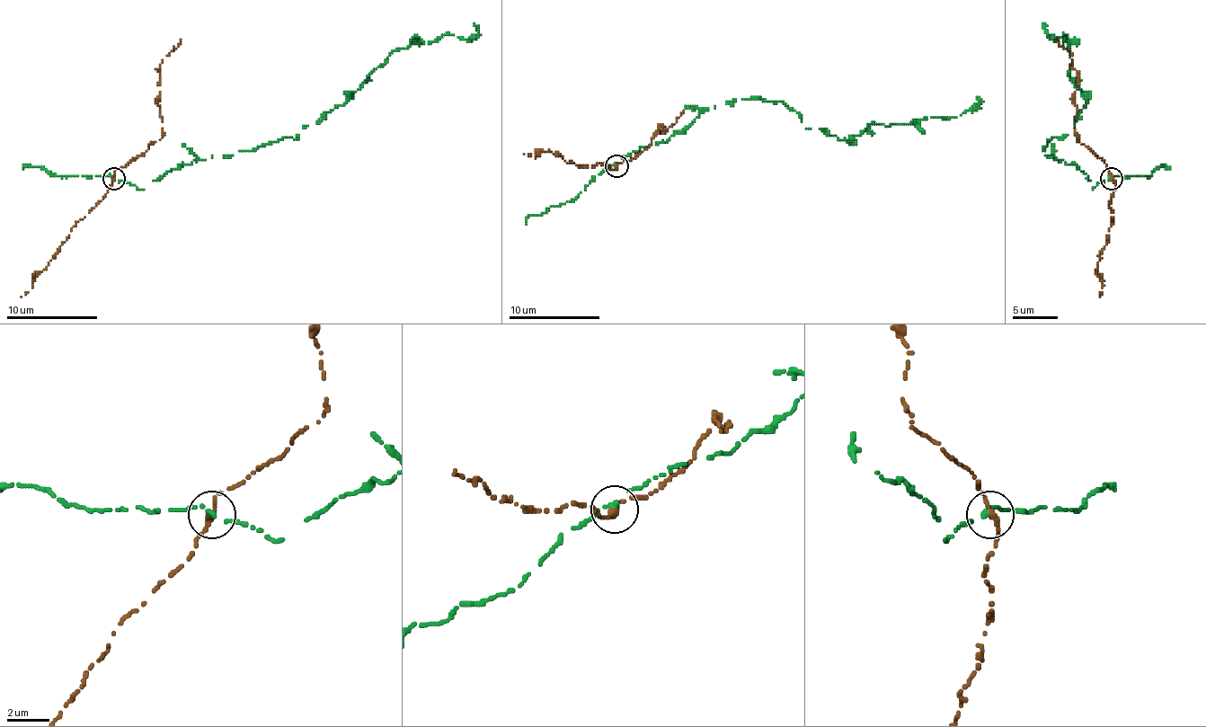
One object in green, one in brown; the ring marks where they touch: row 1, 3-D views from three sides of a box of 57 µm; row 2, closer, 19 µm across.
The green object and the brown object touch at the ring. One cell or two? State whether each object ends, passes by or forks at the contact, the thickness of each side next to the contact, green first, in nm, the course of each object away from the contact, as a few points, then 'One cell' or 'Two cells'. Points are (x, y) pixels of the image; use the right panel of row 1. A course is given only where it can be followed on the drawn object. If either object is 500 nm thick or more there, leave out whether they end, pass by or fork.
At the ring green passes by. At the ring brown passes by. Thickness 180 nm (green) against 240 nm. Course of green: (1111, 178), (1093, 190), (1045, 155), (1086, 96), (1069, 39), (1042, 23). Course of brown: (1111, 178), (1102, 160), (1077, 142), (1075, 105), (1077, 71), (1072, 64), (1072, 53), (1056, 39). Two cells

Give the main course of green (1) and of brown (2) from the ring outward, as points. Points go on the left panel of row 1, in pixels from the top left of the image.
1: (114, 178), (144, 190), (182, 164), (294, 139), (394, 50), (419, 37), (472, 39), (474, 23)
2: (114, 178), (117, 169), (135, 160), (162, 137), (157, 105), (160, 64), (180, 39)

